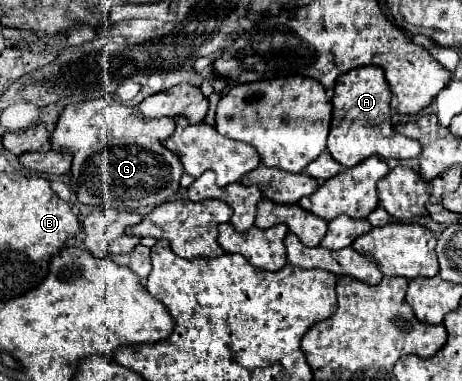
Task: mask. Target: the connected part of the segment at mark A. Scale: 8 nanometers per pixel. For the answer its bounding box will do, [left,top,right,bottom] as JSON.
[329,66,421,168]

